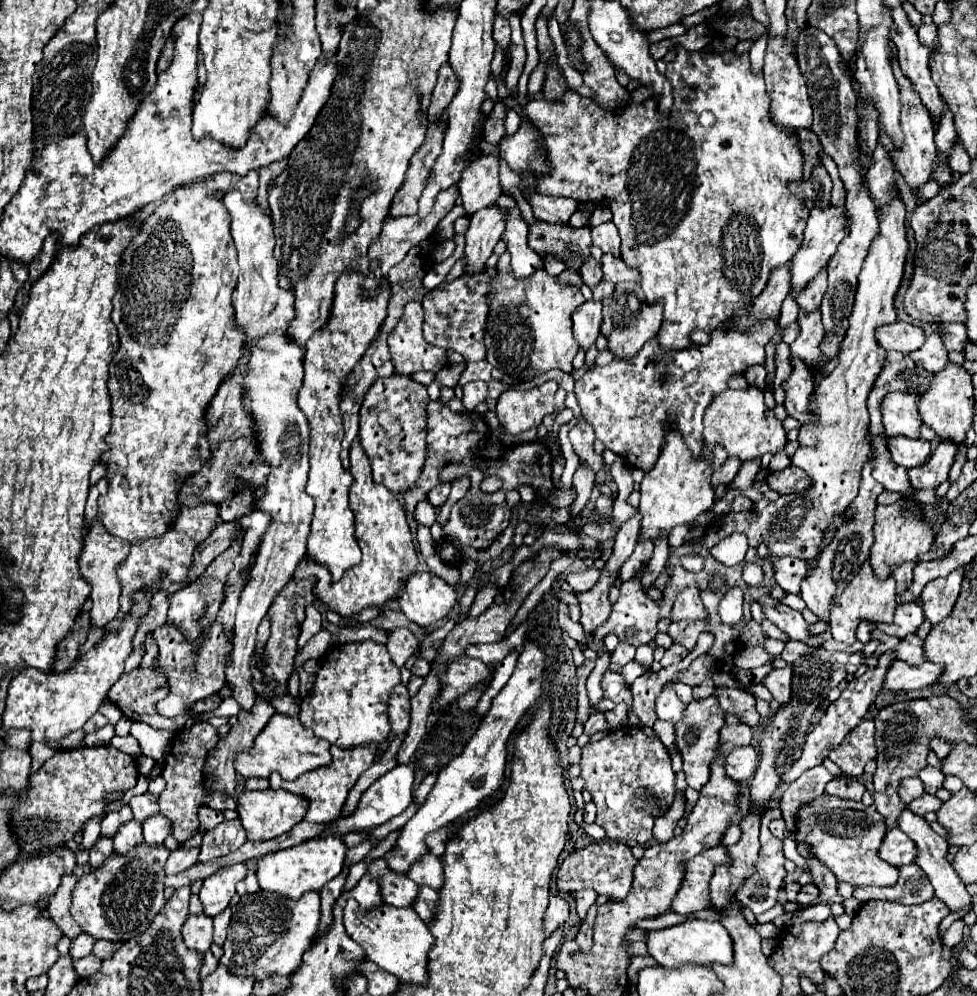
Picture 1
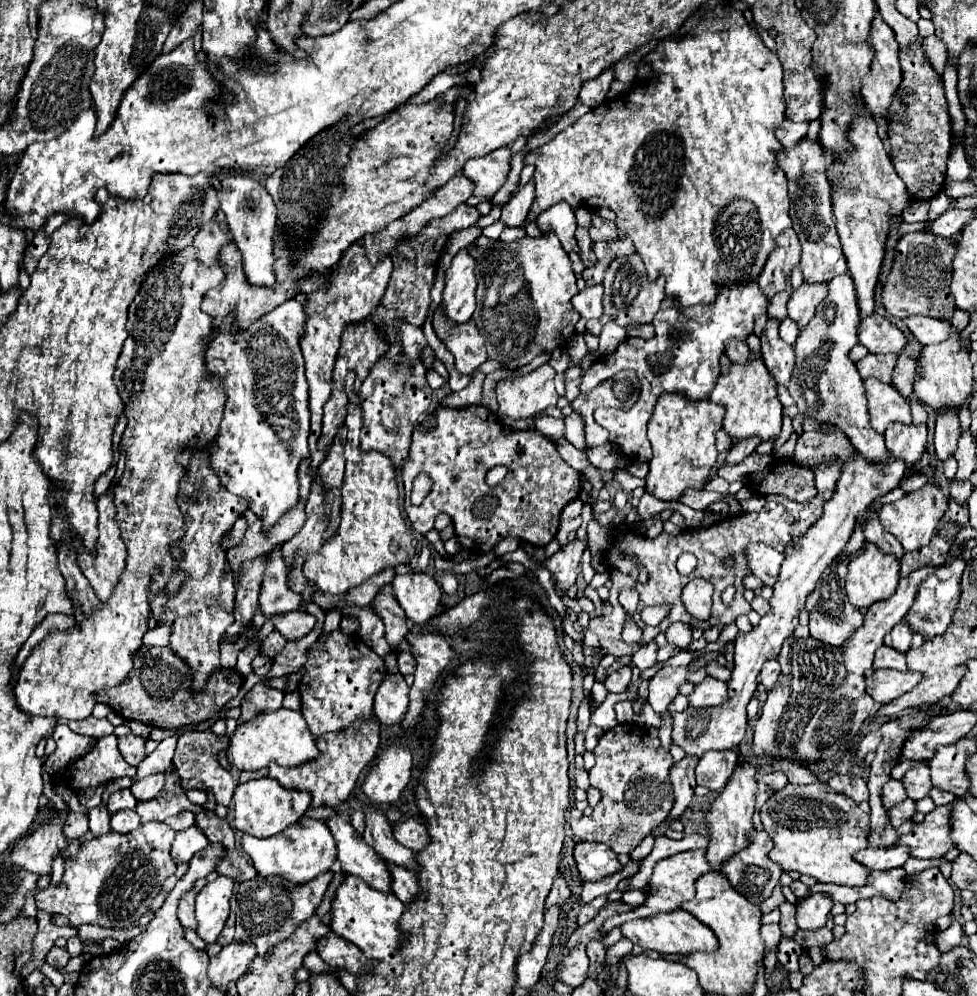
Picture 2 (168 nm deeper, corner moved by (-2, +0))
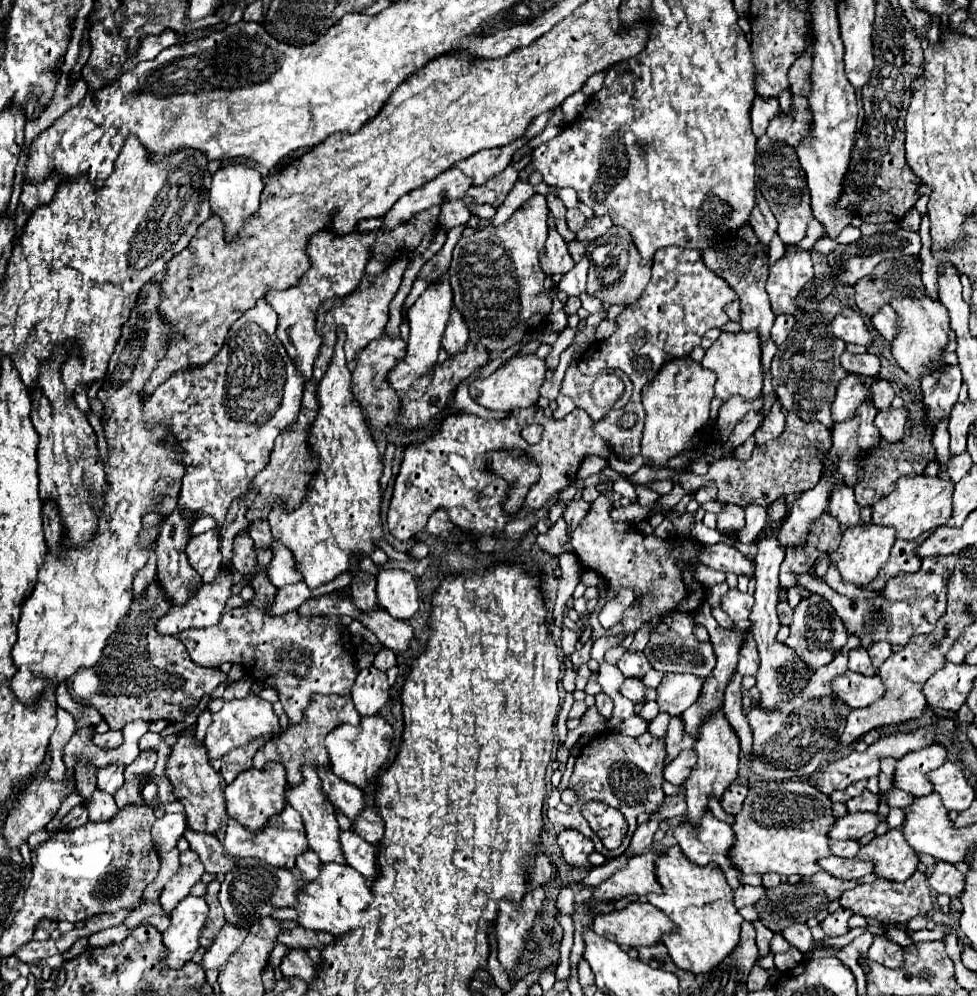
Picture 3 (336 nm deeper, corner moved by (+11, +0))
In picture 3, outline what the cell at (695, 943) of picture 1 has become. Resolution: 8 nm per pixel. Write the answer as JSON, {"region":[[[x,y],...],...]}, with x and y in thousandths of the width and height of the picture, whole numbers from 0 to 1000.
{"region":[[[644,906],[640,912],[627,912],[623,918],[613,918],[607,924],[607,936],[646,952],[666,950],[677,940],[689,934],[689,926],[664,906]]]}

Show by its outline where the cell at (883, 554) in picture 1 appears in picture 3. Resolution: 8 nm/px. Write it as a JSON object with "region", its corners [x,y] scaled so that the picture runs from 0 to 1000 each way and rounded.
{"region":[[[922,478],[918,482],[916,492],[894,506],[894,526],[914,528],[918,532],[920,542],[937,542],[945,534],[951,534],[959,528],[965,528],[973,520],[973,500],[975,500],[975,484],[961,478]]]}

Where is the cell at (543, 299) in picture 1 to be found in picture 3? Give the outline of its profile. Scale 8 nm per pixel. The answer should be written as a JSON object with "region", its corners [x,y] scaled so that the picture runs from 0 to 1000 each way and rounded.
{"region":[[[548,195],[519,223],[472,239],[464,251],[460,267],[464,305],[474,315],[482,341],[488,341],[501,353],[515,353],[533,343],[539,327],[556,327],[564,313],[564,299],[556,289],[558,275],[552,267],[552,253],[560,241],[560,215],[558,197]]]}

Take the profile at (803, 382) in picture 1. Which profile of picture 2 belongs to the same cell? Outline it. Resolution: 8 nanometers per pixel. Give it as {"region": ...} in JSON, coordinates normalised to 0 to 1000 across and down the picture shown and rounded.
{"region":[[[786,321],[784,325],[784,331],[780,335],[780,353],[782,353],[782,365],[788,371],[790,380],[796,386],[807,388],[813,371],[813,349],[796,337],[794,321]]]}

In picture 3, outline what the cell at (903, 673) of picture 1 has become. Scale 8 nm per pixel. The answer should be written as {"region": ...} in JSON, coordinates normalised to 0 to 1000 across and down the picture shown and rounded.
{"region":[[[867,673],[865,677],[853,683],[853,695],[869,709],[869,711],[885,711],[898,705],[906,697],[906,689],[902,681],[896,679],[881,679],[877,675]]]}

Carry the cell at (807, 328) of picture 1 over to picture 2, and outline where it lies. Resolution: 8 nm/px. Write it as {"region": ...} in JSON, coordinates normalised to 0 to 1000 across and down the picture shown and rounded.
{"region":[[[821,285],[807,301],[807,319],[817,323],[819,331],[833,319],[835,307],[845,299],[845,285]]]}

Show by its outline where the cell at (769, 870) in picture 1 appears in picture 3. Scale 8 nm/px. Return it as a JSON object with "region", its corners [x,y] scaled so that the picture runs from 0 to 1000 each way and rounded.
{"region":[[[722,815],[713,827],[705,827],[705,823],[697,823],[689,833],[693,847],[701,855],[701,859],[711,867],[734,865],[744,880],[748,892],[756,892],[756,873],[744,861],[744,853],[750,849],[750,833],[744,825],[734,823],[728,815]]]}

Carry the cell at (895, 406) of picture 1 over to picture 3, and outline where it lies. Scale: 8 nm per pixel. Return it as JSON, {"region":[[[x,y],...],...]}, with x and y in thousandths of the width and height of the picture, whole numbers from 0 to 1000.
{"region":[[[869,376],[865,382],[861,382],[861,386],[857,388],[857,396],[853,402],[853,422],[855,424],[863,424],[873,420],[875,412],[889,400],[889,392],[883,388],[881,380],[877,376]]]}

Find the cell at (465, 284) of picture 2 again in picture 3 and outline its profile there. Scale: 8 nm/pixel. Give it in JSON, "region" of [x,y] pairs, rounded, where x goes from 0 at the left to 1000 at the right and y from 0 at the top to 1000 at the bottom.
{"region":[[[453,277],[453,281],[449,285],[443,285],[441,289],[437,289],[431,299],[421,307],[417,319],[419,319],[419,327],[421,327],[421,335],[419,335],[419,345],[417,345],[417,355],[412,361],[408,361],[400,371],[398,371],[398,388],[404,392],[419,392],[423,388],[425,382],[429,382],[431,378],[435,378],[437,373],[441,373],[443,365],[447,363],[447,353],[451,349],[451,337],[453,331],[460,323],[460,313],[464,307],[464,295],[462,295],[462,287],[460,287],[460,277]]]}

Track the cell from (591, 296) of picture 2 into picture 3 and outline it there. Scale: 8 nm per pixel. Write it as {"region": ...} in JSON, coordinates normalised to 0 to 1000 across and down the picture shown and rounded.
{"region":[[[597,257],[584,273],[576,275],[576,279],[572,281],[570,289],[578,295],[578,297],[593,297],[595,293],[599,293],[599,283],[601,283],[601,271],[603,271],[603,259]]]}

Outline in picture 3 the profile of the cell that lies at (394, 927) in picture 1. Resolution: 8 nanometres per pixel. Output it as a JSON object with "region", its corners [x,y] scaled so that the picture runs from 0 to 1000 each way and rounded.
{"region":[[[337,865],[329,869],[329,878],[324,884],[316,886],[308,896],[302,900],[302,914],[304,926],[316,934],[331,934],[339,936],[341,940],[349,940],[355,934],[365,930],[365,916],[372,914],[372,908],[380,908],[382,898],[376,890],[376,884],[355,867]]]}

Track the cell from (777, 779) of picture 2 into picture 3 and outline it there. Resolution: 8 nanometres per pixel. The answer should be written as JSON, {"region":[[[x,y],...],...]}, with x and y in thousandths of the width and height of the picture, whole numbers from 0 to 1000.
{"region":[[[748,787],[748,791],[742,793],[742,799],[738,799],[736,807],[744,817],[754,817],[758,815],[760,803],[765,797],[765,789],[756,789],[756,787]]]}

